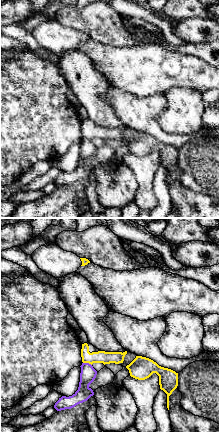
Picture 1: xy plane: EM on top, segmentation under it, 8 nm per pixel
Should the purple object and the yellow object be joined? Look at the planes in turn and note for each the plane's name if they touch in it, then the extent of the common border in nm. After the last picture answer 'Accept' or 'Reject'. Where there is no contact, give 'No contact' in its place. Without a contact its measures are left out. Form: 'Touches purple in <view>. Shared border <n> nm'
Touches purple in xy. Shared border 80 nm

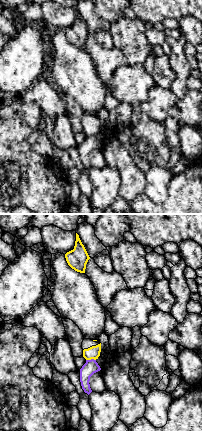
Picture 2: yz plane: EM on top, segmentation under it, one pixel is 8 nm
Touches purple in yz. Shared border 80 nm

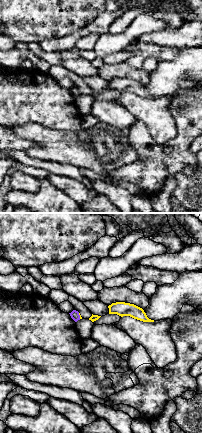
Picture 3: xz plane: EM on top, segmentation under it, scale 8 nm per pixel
Touches purple in xz. Shared border 50 nm

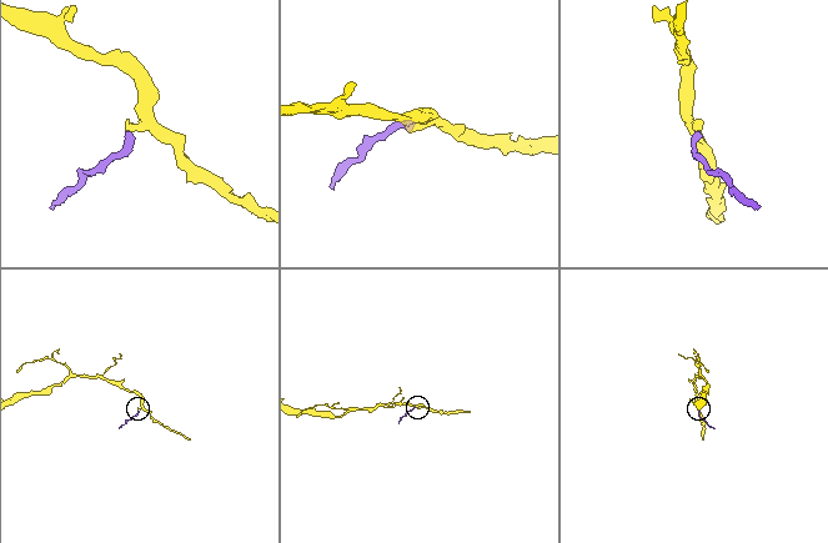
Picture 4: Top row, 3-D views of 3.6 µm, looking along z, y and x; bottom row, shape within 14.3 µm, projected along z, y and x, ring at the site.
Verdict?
Reject

